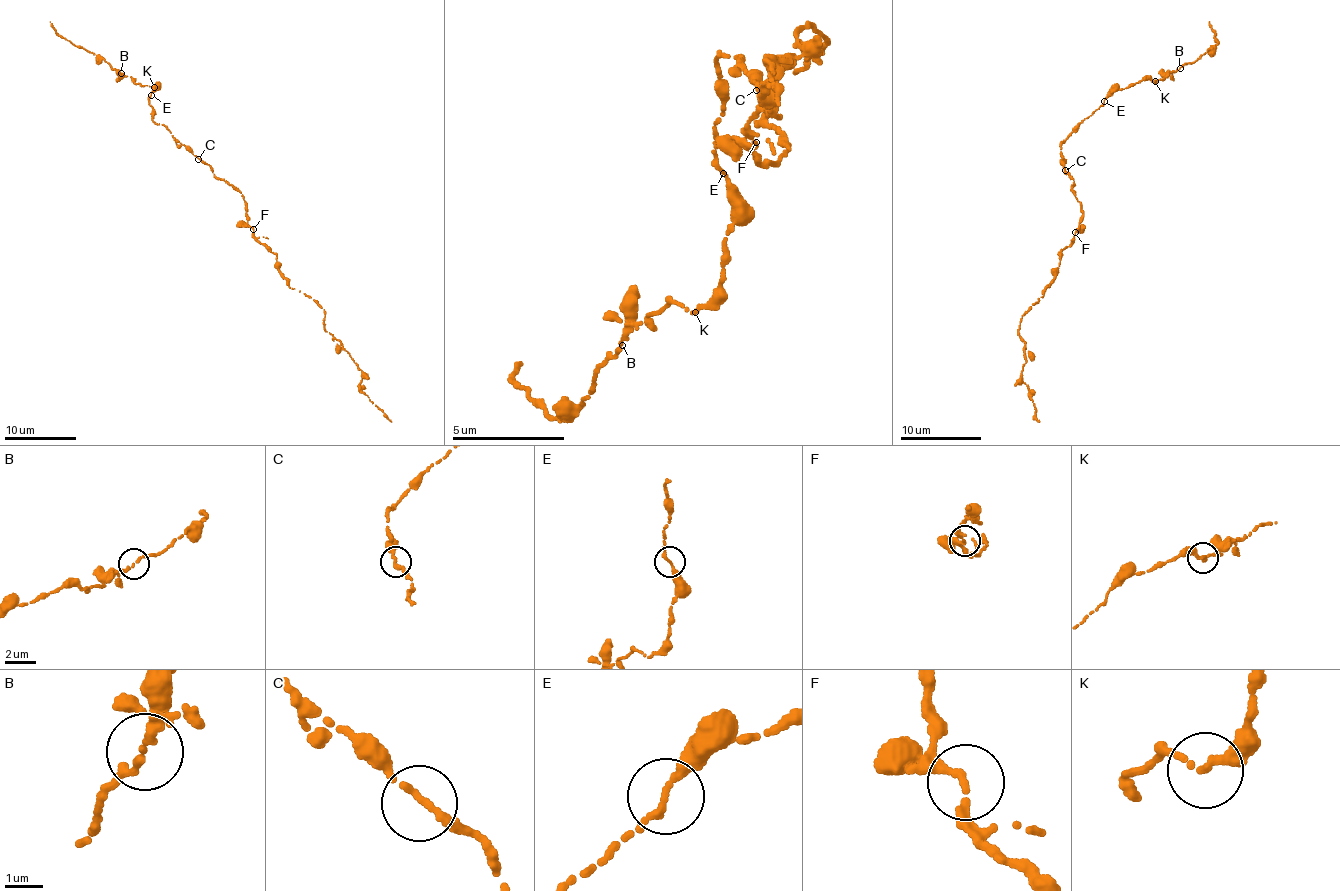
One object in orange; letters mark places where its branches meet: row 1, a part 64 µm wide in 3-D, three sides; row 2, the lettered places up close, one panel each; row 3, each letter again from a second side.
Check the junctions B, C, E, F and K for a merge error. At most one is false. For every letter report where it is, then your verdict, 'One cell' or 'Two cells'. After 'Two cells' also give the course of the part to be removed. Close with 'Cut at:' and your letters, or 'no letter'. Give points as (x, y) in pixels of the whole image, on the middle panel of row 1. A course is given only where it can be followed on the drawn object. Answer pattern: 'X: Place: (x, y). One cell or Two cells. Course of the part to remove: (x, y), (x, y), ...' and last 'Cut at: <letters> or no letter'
B: Place: (622, 345). One cell
C: Place: (756, 90). One cell
E: Place: (723, 173). One cell
F: Place: (756, 142). One cell
K: Place: (695, 312). One cell
Cut at: no letter

